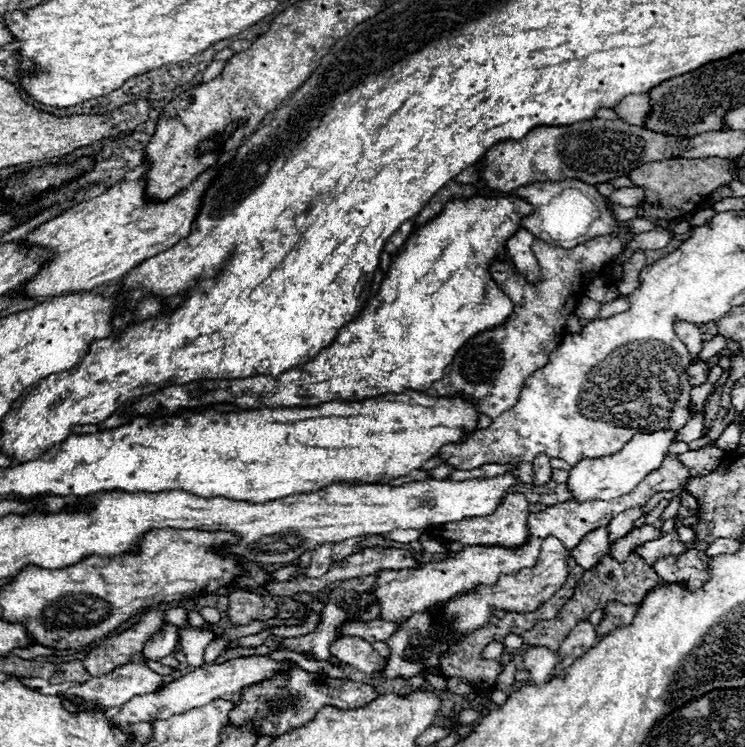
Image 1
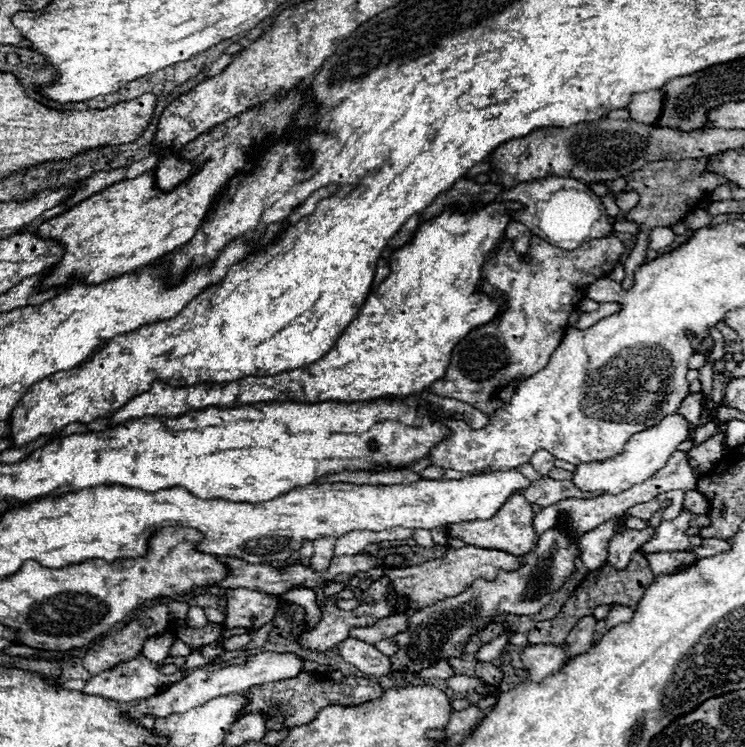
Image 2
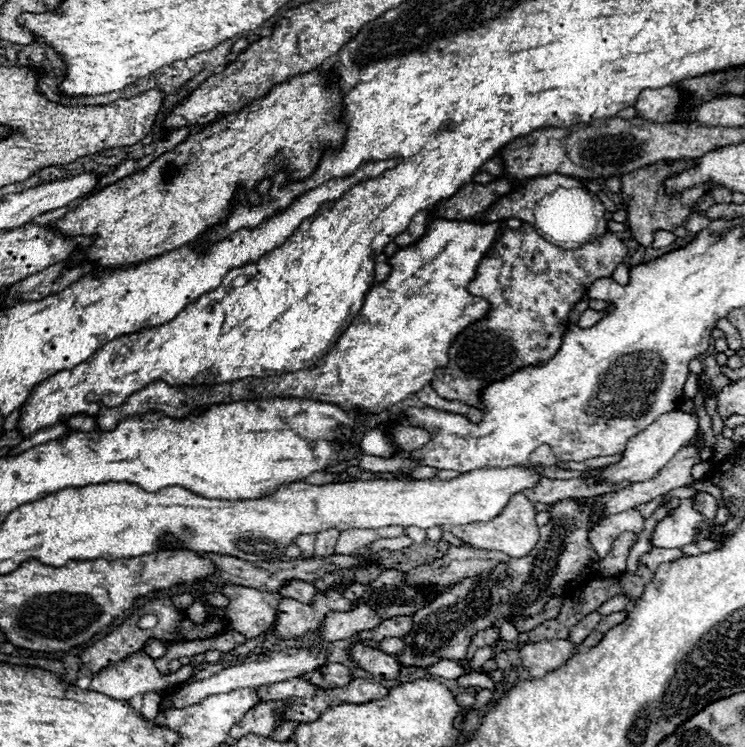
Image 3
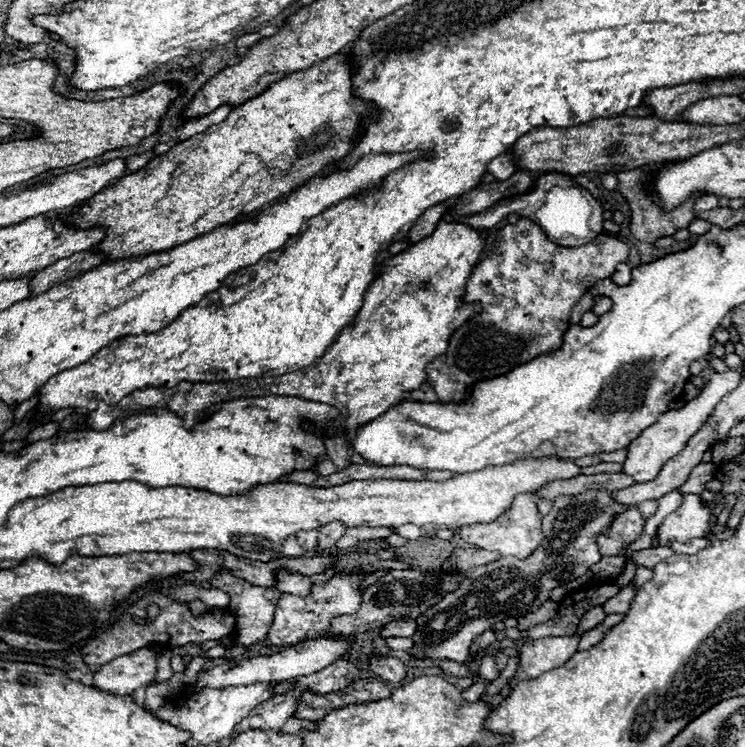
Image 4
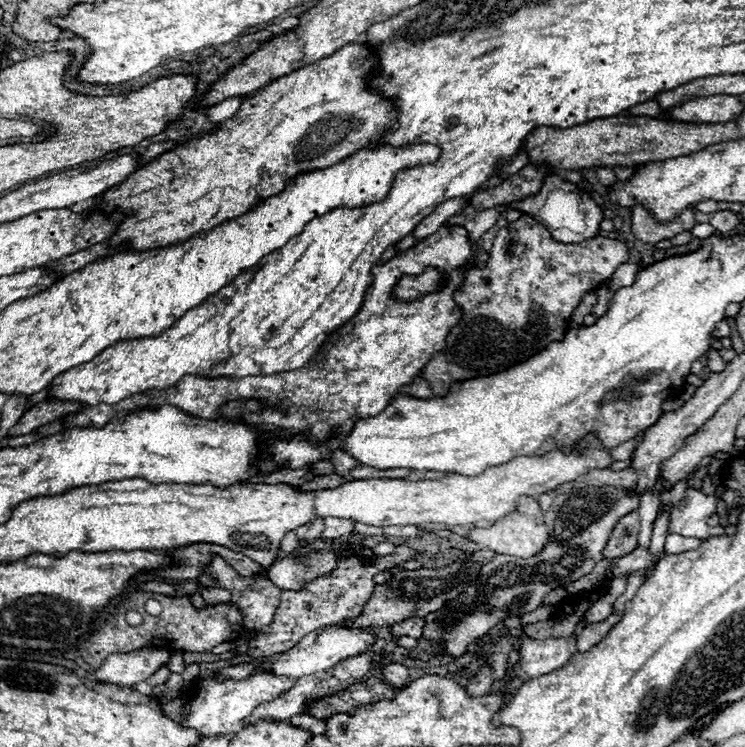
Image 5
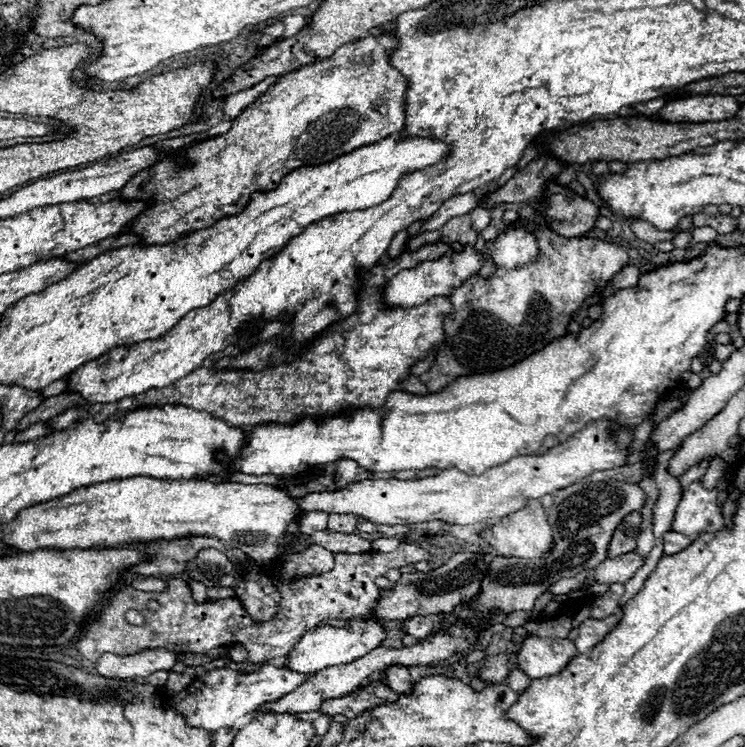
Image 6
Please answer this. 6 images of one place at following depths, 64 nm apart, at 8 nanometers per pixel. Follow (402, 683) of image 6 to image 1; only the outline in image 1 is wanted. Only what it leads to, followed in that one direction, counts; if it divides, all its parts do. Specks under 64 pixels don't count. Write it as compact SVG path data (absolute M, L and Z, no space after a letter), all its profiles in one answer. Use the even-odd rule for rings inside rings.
M342 636L332 644L330 652L344 664L350 664L364 674L376 674L376 672L384 670L384 666L386 666L386 658L382 658L372 648L372 644L368 644L366 640L360 640L360 638Z

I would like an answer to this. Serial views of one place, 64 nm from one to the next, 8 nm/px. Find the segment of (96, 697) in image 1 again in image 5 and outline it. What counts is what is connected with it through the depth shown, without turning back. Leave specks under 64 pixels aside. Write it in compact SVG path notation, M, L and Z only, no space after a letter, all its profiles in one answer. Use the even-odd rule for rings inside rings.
M142 648L132 654L110 654L102 666L94 672L96 680L112 682L118 686L136 686L142 680L148 680L160 667L168 665L171 653L164 648Z

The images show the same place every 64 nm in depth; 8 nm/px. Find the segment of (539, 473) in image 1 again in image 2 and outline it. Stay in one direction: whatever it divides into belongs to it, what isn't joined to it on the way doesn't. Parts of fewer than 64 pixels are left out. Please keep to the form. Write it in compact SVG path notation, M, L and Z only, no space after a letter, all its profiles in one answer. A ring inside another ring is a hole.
M538 450L536 454L532 454L530 458L530 464L542 474L542 476L548 476L548 472L554 468L554 456L548 452L548 450Z

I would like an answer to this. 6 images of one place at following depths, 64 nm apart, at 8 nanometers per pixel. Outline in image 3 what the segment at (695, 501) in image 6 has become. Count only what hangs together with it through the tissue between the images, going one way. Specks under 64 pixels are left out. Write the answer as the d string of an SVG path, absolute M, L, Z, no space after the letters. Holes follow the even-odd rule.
M684 498L680 506L656 526L656 532L652 536L652 546L654 548L682 548L694 542L704 520L706 516L694 508L694 500Z

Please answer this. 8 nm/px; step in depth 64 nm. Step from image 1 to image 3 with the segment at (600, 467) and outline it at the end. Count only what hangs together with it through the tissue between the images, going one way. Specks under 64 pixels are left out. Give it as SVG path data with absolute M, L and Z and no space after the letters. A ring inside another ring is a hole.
M682 410L676 412L668 412L662 414L652 426L644 428L640 434L636 434L636 438L632 438L622 454L622 460L618 464L610 464L606 466L598 478L604 480L606 484L618 484L622 480L628 482L646 482L650 478L654 478L658 474L658 470L662 470L670 458L688 442L696 436L698 432L698 416L696 414L688 414Z

